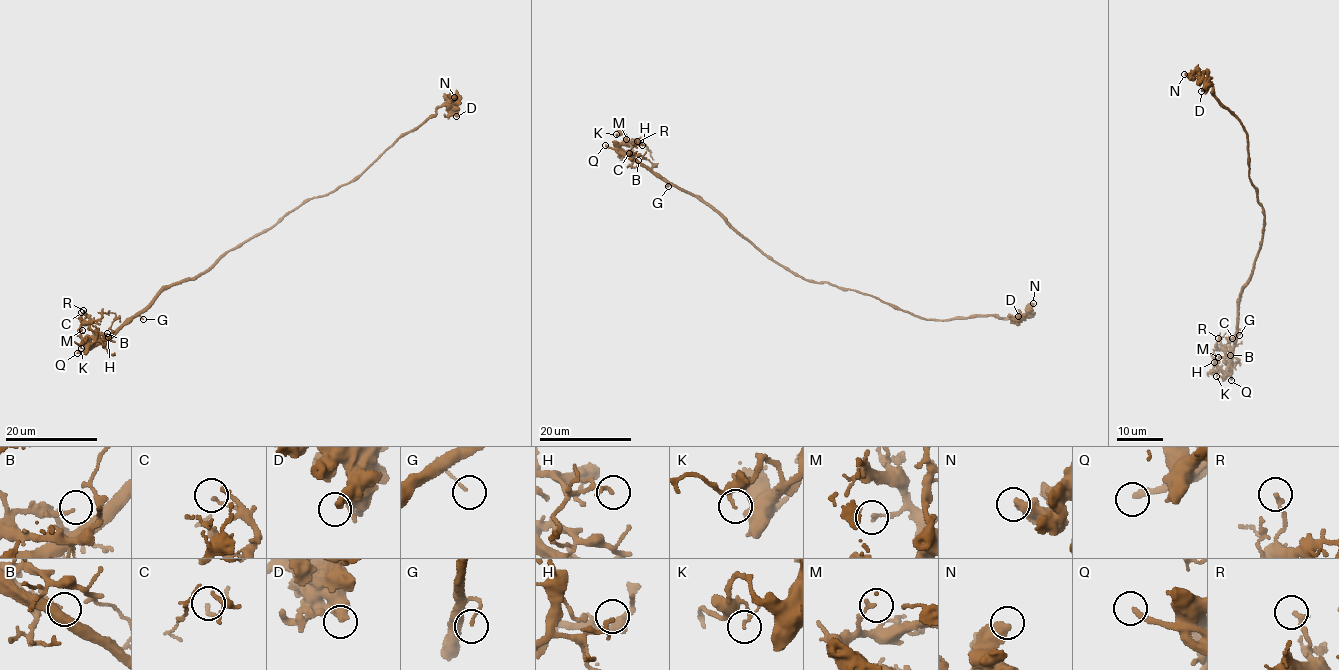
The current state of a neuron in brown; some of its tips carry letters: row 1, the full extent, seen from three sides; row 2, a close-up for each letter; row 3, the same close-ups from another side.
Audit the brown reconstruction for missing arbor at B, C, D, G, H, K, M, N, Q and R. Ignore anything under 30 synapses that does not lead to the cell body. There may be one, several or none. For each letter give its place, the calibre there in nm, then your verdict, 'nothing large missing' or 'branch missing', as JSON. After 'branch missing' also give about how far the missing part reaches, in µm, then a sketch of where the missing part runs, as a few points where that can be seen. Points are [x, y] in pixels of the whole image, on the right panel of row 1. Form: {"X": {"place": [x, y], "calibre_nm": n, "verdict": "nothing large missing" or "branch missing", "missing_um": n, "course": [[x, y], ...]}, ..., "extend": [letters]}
{"B": {"place": [1230, 355], "calibre_nm": 160, "verdict": "nothing large missing"}, "C": {"place": [1232, 338], "calibre_nm": 120, "verdict": "nothing large missing"}, "D": {"place": [1201, 91], "calibre_nm": 420, "verdict": "nothing large missing"}, "G": {"place": [1239, 335], "calibre_nm": 90, "verdict": "nothing large missing"}, "H": {"place": [1214, 362], "calibre_nm": 190, "verdict": "nothing large missing"}, "K": {"place": [1216, 376], "calibre_nm": 90, "verdict": "nothing large missing"}, "M": {"place": [1218, 357], "calibre_nm": 180, "verdict": "nothing large missing"}, "N": {"place": [1184, 74], "calibre_nm": 550, "verdict": "nothing large missing"}, "Q": {"place": [1231, 380], "calibre_nm": 240, "verdict": "branch missing", "missing_um": 35, "course": [[1231, 380], [1225, 406], [1216, 419], [1228, 426], [1214, 428]]}, "R": {"place": [1218, 338], "calibre_nm": 200, "verdict": "nothing large missing"}, "extend": ["Q"]}

